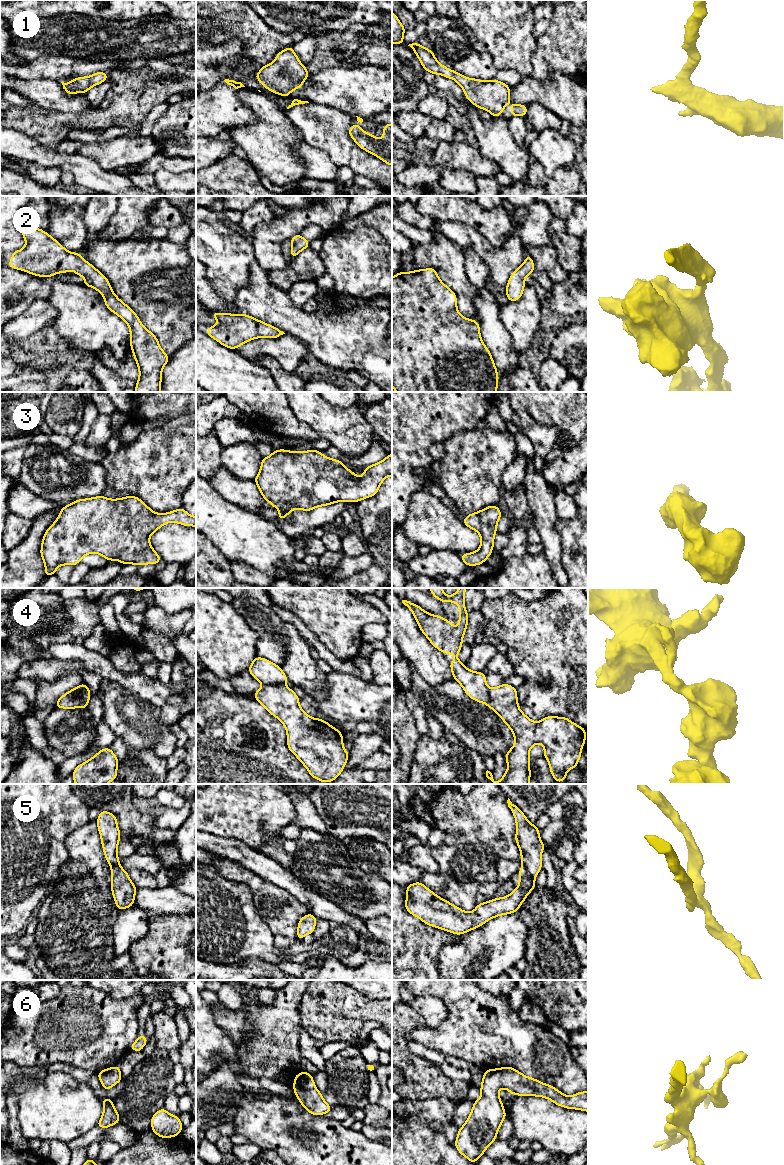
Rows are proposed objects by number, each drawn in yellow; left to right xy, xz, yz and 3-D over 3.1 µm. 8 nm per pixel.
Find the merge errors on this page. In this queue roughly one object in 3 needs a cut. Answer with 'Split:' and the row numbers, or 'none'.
Split: 4

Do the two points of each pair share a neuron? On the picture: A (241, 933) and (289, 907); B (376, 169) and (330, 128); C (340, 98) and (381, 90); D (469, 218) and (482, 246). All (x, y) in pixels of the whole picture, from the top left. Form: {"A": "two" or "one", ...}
{"A": "two", "B": "one", "C": "one", "D": "two"}

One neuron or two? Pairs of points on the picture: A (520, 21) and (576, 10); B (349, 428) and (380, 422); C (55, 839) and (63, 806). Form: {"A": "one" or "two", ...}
{"A": "two", "B": "two", "C": "one"}

